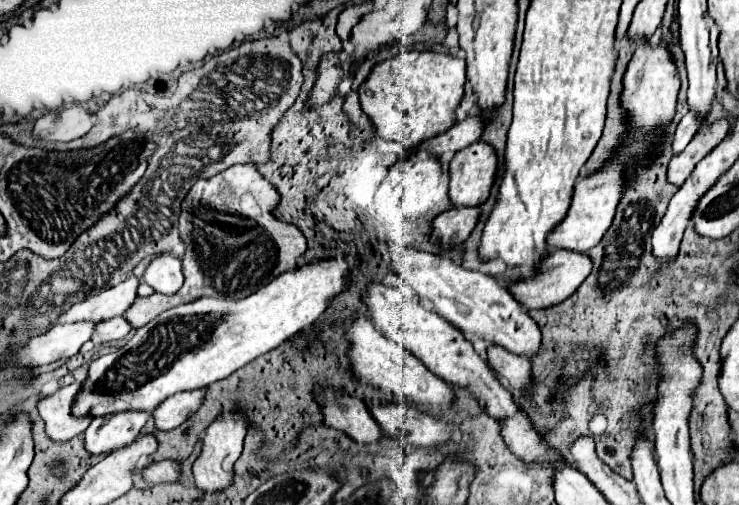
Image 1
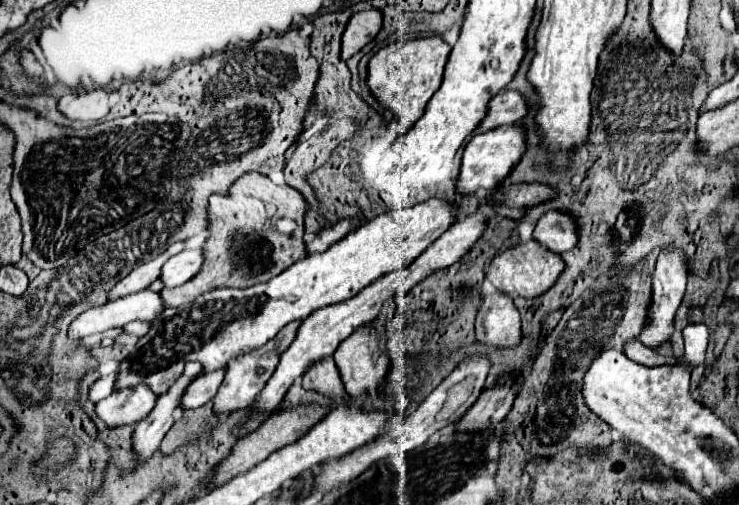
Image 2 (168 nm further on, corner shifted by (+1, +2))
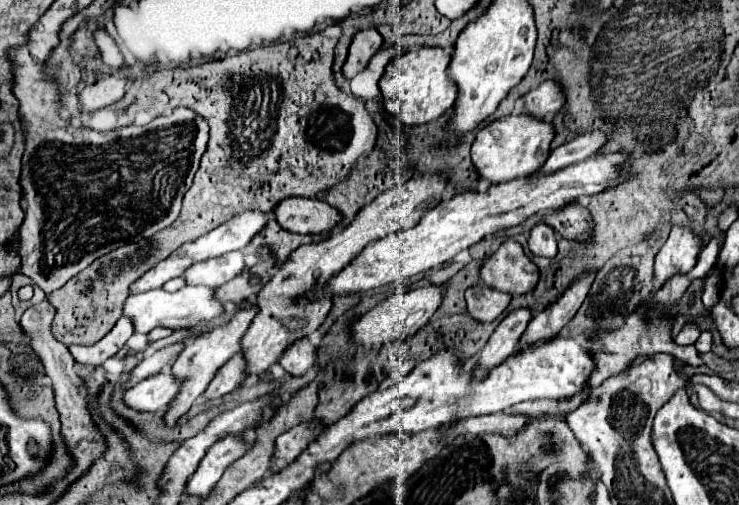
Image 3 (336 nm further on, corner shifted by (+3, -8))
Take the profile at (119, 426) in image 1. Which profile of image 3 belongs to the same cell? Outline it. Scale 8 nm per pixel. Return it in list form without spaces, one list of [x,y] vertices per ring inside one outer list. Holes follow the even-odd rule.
[[[159,373],[125,391],[123,403],[133,411],[163,412],[178,394],[180,380],[172,373]]]

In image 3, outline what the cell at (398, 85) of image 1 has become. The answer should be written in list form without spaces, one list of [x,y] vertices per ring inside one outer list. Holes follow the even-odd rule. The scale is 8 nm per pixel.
[[[421,47],[419,51],[407,51],[405,55],[391,59],[379,81],[385,111],[407,127],[425,125],[449,111],[457,99],[457,87],[447,77],[449,61],[451,55],[441,47]]]

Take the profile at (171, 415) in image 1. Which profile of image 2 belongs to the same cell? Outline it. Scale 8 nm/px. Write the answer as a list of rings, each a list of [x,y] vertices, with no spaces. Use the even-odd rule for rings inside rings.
[[[225,367],[197,377],[197,379],[187,387],[187,393],[183,395],[181,407],[183,407],[183,409],[197,409],[197,407],[205,405],[207,401],[211,401],[211,399],[215,397],[215,393],[217,393],[219,385],[223,383],[223,377],[225,377]]]

